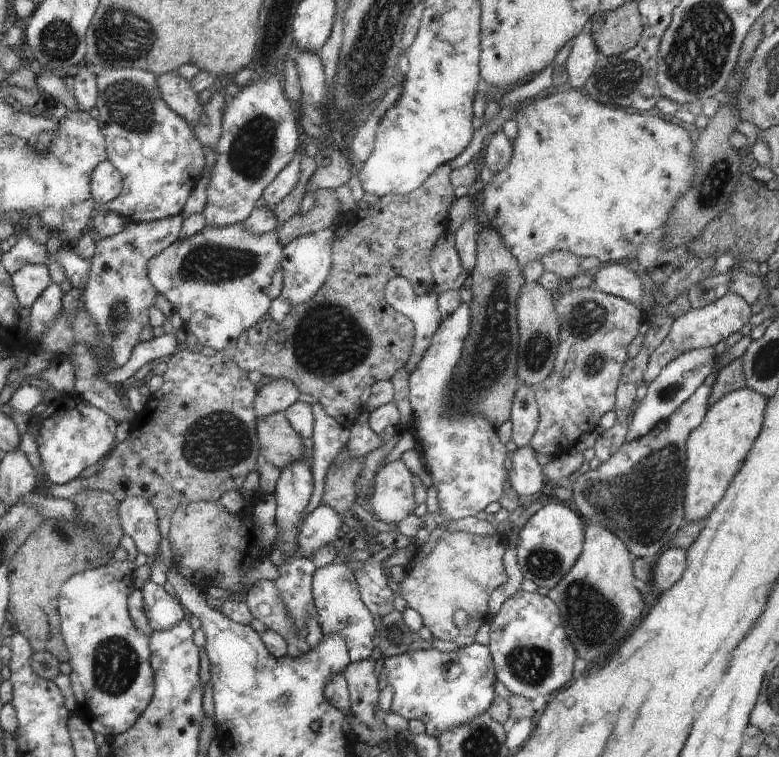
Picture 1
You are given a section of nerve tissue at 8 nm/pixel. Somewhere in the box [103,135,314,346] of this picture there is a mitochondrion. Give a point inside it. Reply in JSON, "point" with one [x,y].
{"point":[209,263]}

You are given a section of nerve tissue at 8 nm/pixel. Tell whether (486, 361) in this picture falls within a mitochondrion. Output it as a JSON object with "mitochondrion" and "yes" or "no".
{"mitochondrion":"yes"}

